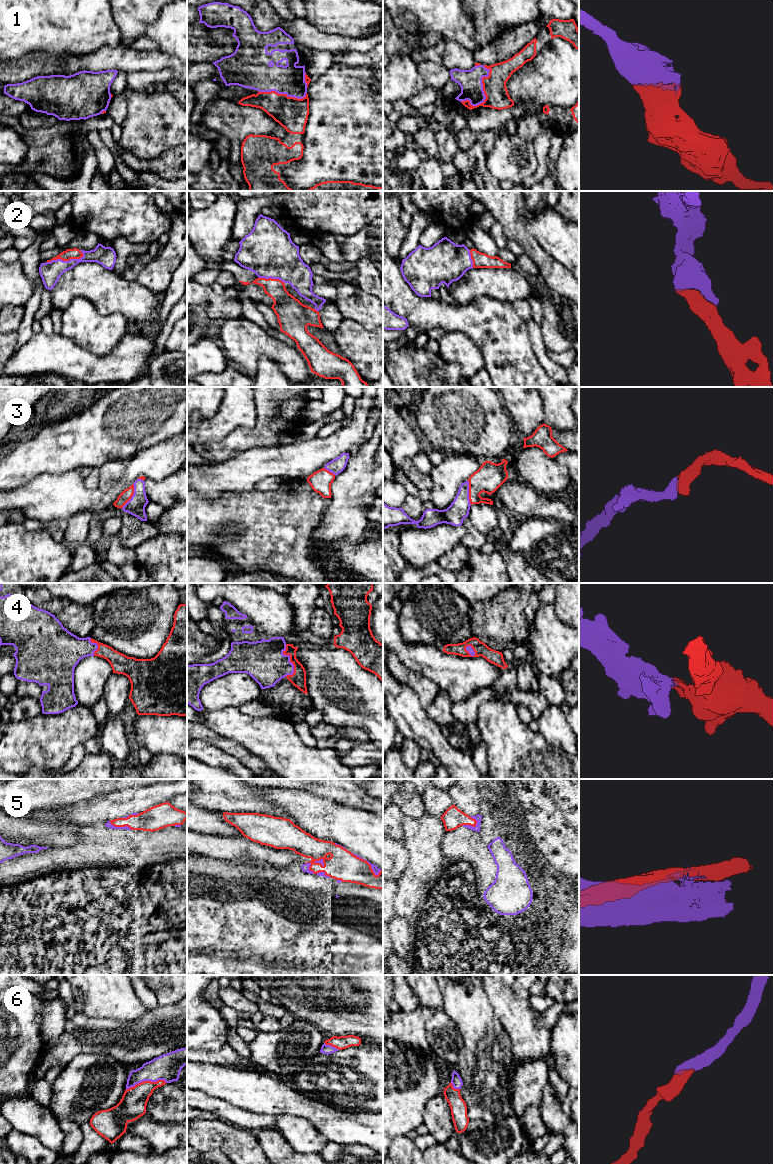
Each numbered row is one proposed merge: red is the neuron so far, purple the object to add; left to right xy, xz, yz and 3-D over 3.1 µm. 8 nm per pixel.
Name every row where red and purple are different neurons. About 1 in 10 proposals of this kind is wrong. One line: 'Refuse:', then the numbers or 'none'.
Refuse: 5

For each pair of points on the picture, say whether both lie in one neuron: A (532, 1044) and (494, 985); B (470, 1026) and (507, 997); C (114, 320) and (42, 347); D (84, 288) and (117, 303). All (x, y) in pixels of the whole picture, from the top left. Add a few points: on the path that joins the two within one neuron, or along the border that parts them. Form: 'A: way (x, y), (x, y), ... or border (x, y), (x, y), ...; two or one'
A: way (522, 1029), (503, 1000); one
B: border (482, 987), (494, 1014), (504, 1029); two
C: border (60, 333), (88, 350); two
D: way (92, 288), (102, 288), (109, 295); one

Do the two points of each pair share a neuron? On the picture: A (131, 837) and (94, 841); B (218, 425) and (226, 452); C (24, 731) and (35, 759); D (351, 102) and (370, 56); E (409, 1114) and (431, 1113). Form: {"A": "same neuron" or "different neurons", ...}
{"A": "same neuron", "B": "different neurons", "C": "different neurons", "D": "different neurons", "E": "different neurons"}

